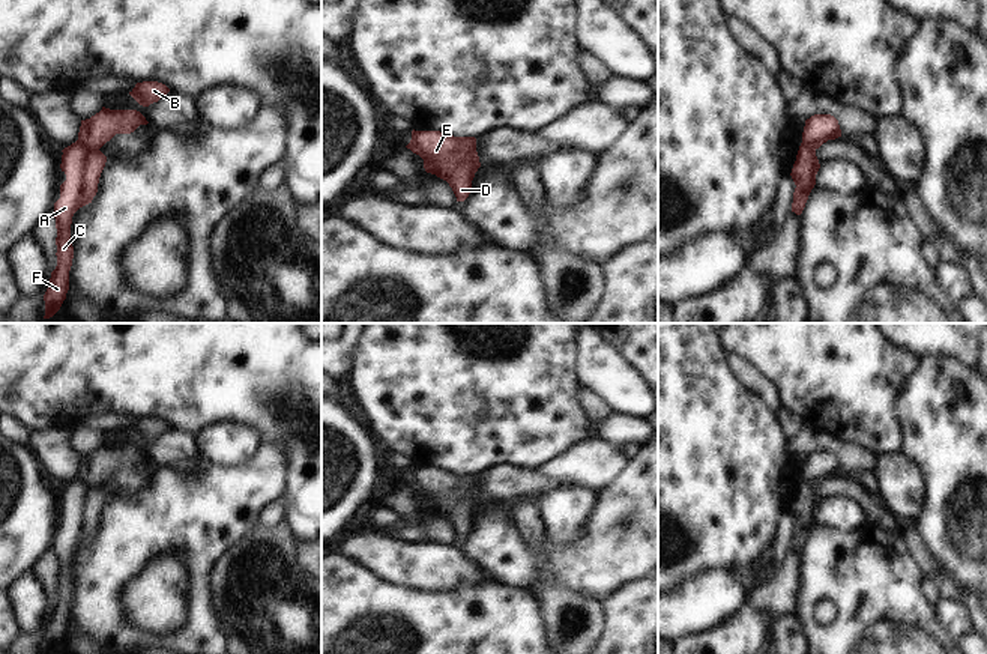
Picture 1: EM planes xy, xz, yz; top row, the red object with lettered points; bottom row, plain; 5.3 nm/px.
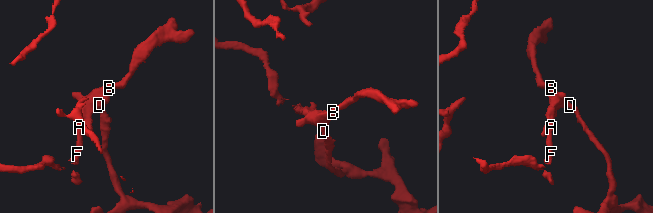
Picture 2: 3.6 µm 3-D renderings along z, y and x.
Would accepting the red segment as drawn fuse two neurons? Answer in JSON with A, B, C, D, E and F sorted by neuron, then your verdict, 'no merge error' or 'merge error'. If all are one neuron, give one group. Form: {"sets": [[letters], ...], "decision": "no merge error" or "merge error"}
{"sets": [["A", "C", "F"], ["B", "D", "E"]], "decision": "merge error"}

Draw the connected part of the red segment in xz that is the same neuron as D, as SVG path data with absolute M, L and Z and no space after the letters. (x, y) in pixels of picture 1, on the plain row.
M416 468L406 484L424 496L427 510L449 520L457 538L464 538L469 534L472 517L481 504L475 474Z

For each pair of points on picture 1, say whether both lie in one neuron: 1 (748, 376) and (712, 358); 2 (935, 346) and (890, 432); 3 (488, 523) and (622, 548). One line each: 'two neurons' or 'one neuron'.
1: two neurons
2: two neurons
3: one neuron

